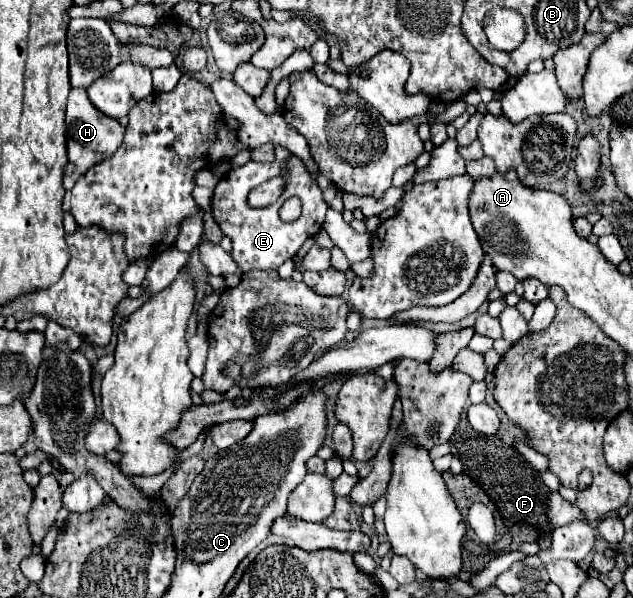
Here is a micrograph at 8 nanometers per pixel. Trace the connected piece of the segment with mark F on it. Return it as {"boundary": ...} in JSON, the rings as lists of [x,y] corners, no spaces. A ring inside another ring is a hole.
{"boundary":[[[465,417],[461,419],[461,423],[465,427],[451,435],[449,445],[451,445],[451,453],[459,457],[459,461],[463,463],[463,473],[455,477],[455,481],[447,481],[447,487],[453,493],[457,509],[461,511],[463,519],[473,503],[487,505],[495,515],[497,535],[501,537],[509,533],[513,537],[513,543],[505,551],[513,551],[523,541],[529,543],[539,541],[545,533],[551,533],[551,529],[547,529],[549,525],[547,495],[551,491],[543,483],[539,471],[515,447],[507,445],[503,439],[499,437],[487,439],[475,433],[471,427],[467,427],[469,423]]]}

